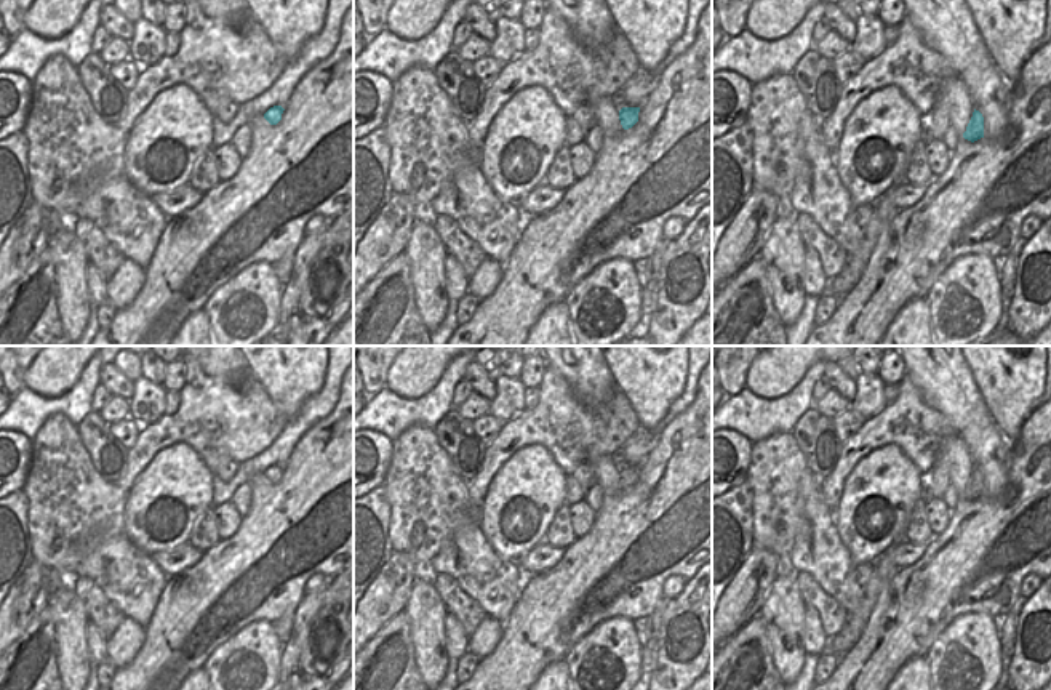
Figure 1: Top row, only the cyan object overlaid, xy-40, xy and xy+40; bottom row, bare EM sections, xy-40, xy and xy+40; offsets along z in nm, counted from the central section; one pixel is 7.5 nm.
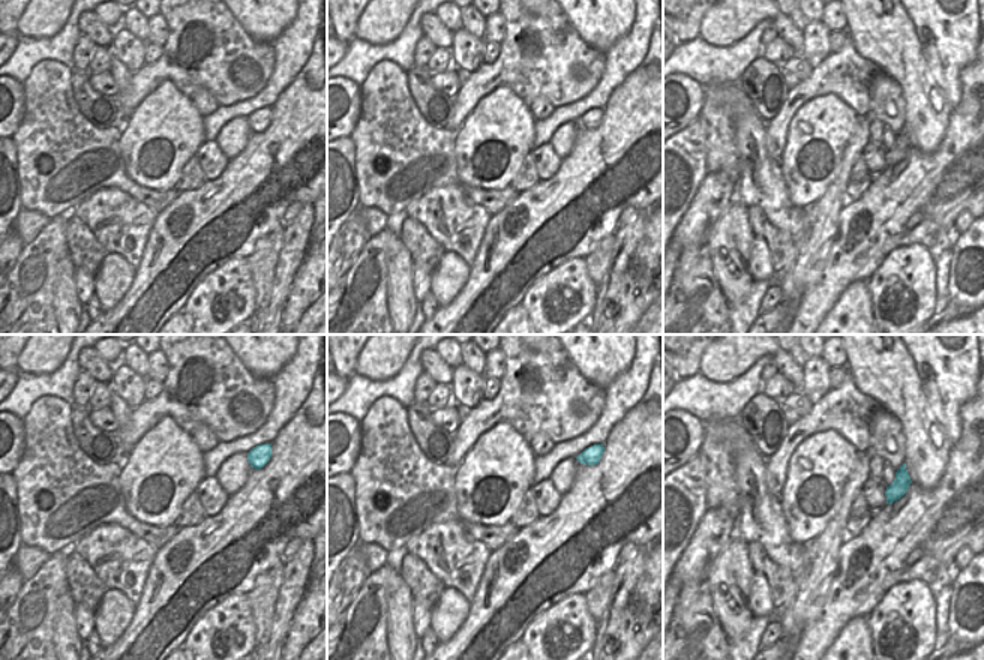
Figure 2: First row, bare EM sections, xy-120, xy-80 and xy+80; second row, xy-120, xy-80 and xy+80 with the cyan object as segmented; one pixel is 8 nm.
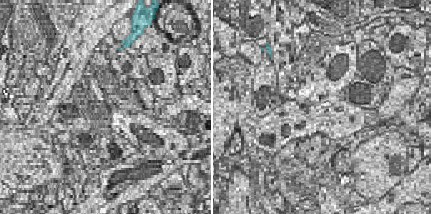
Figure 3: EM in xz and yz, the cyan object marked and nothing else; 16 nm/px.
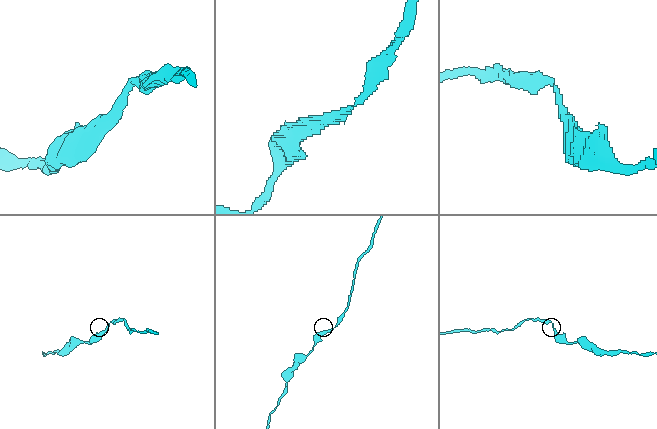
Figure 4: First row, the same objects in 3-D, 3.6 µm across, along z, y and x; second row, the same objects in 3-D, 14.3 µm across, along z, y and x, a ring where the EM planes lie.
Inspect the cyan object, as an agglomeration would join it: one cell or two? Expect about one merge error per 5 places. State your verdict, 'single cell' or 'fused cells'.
single cell

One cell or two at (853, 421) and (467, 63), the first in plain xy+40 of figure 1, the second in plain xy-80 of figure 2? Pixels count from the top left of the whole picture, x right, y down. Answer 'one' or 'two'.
two

